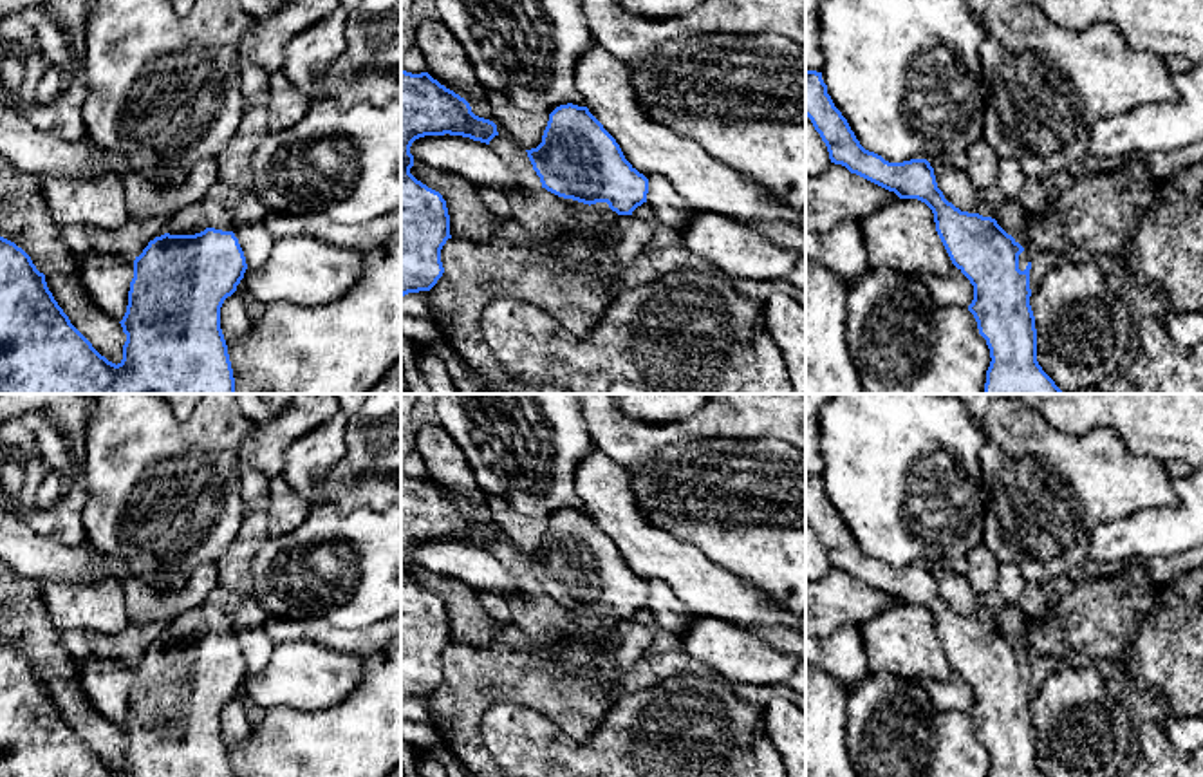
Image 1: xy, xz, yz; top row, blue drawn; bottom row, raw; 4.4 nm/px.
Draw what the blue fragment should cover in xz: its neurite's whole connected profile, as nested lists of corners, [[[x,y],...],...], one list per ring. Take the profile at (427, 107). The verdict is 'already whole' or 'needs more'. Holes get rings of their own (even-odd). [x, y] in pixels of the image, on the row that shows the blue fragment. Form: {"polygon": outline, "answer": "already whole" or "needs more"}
{"polygon": [[[401,69],[401,296],[430,291],[444,273],[441,249],[452,239],[446,201],[410,173],[412,143],[444,134],[486,145],[499,136],[493,121],[475,116],[428,72]]], "answer": "already whole"}

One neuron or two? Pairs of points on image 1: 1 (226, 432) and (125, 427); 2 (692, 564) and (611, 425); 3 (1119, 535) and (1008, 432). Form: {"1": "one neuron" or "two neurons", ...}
{"1": "one neuron", "2": "two neurons", "3": "two neurons"}

